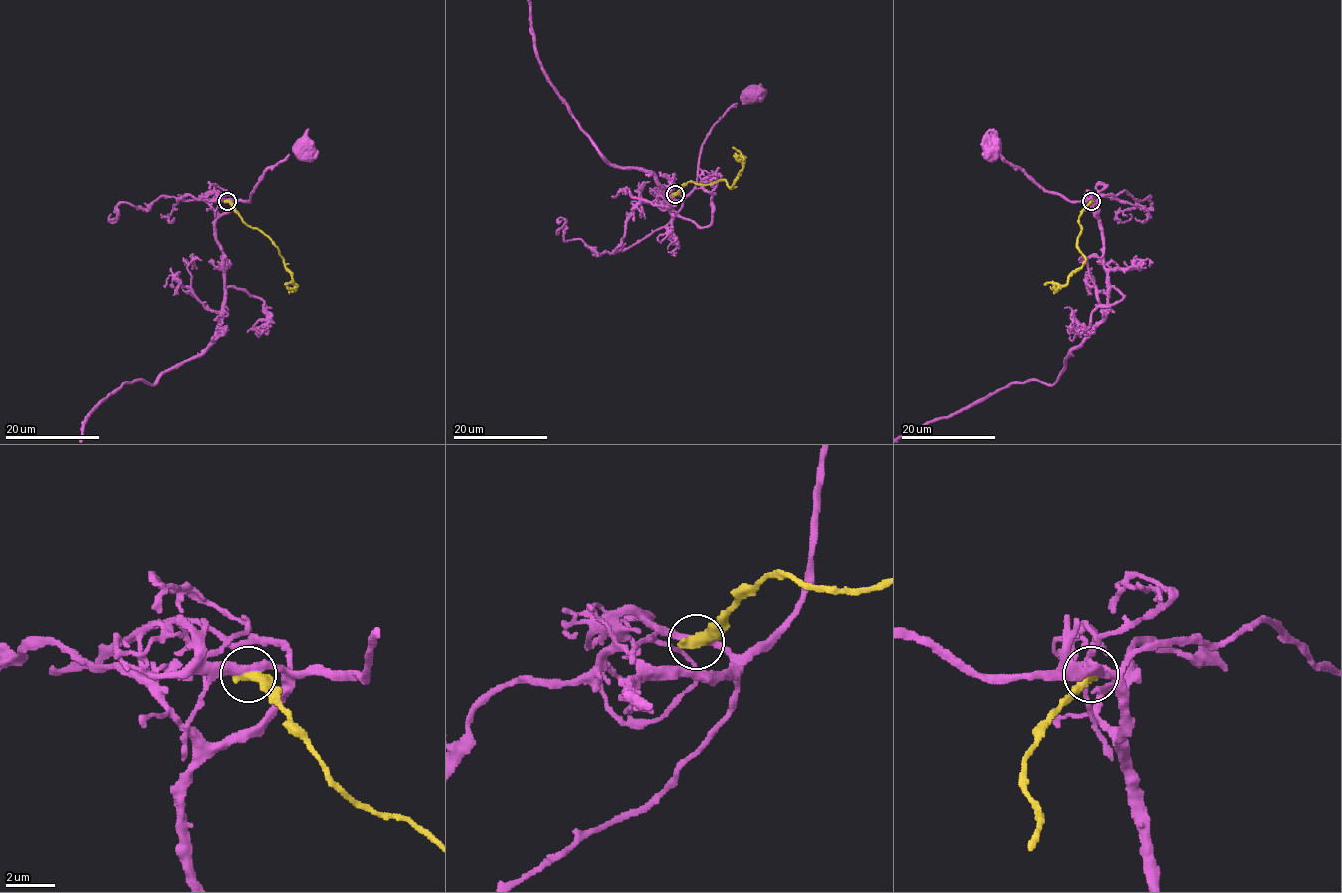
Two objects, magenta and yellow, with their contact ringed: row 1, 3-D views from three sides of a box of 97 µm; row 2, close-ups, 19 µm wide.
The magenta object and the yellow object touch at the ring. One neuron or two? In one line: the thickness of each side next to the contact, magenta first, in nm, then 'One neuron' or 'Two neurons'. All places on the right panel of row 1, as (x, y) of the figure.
Thickness 280 nm (magenta) against 550 nm. Two neurons

